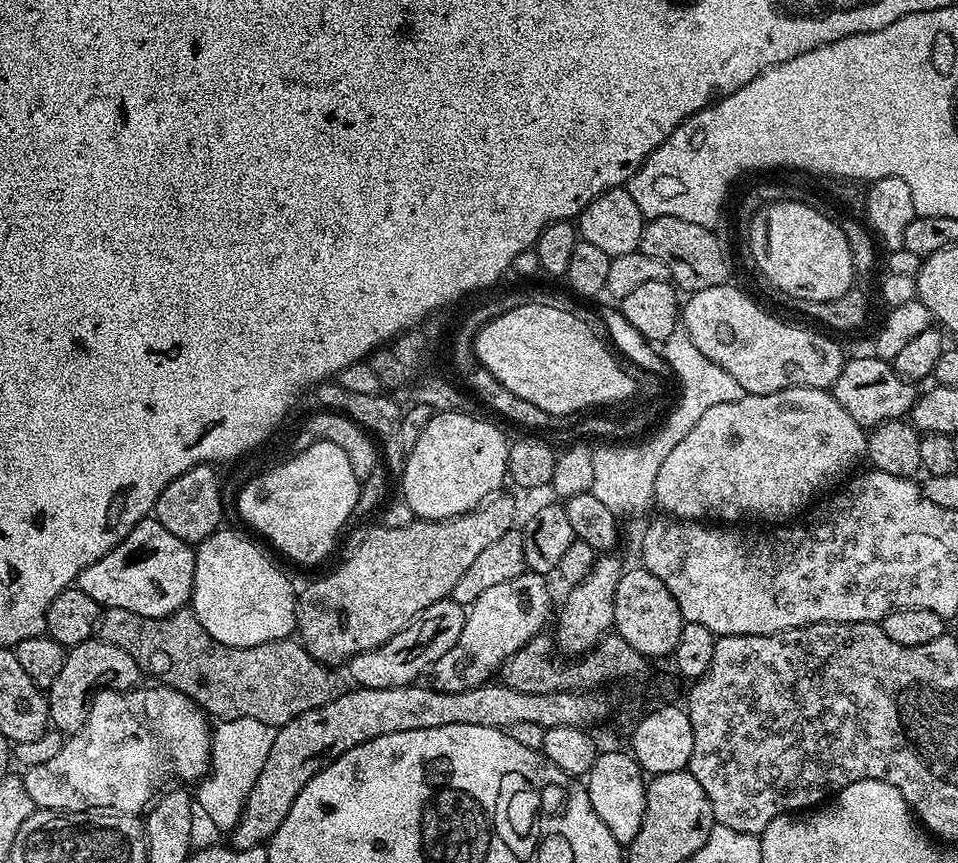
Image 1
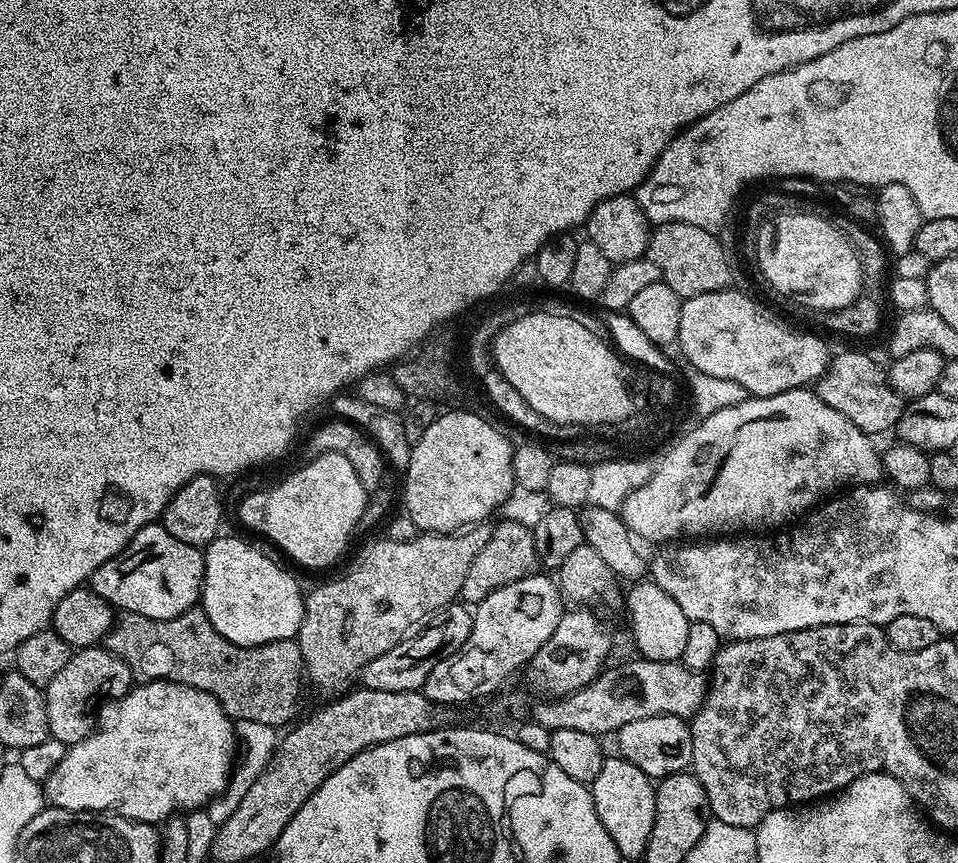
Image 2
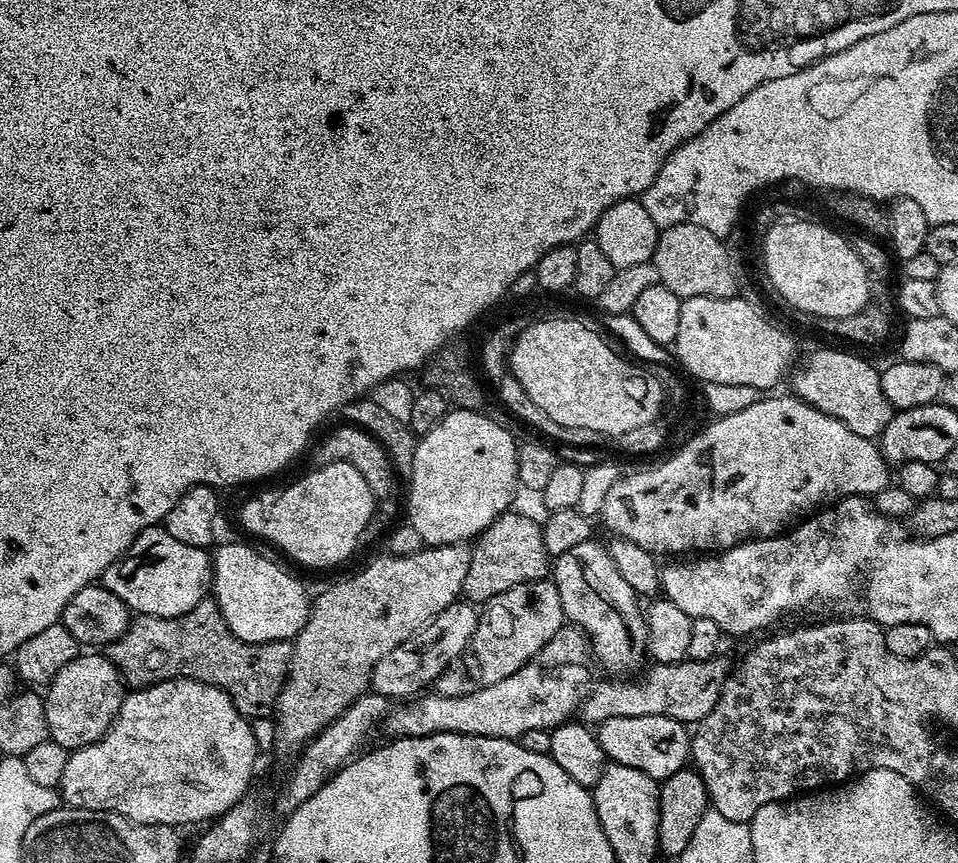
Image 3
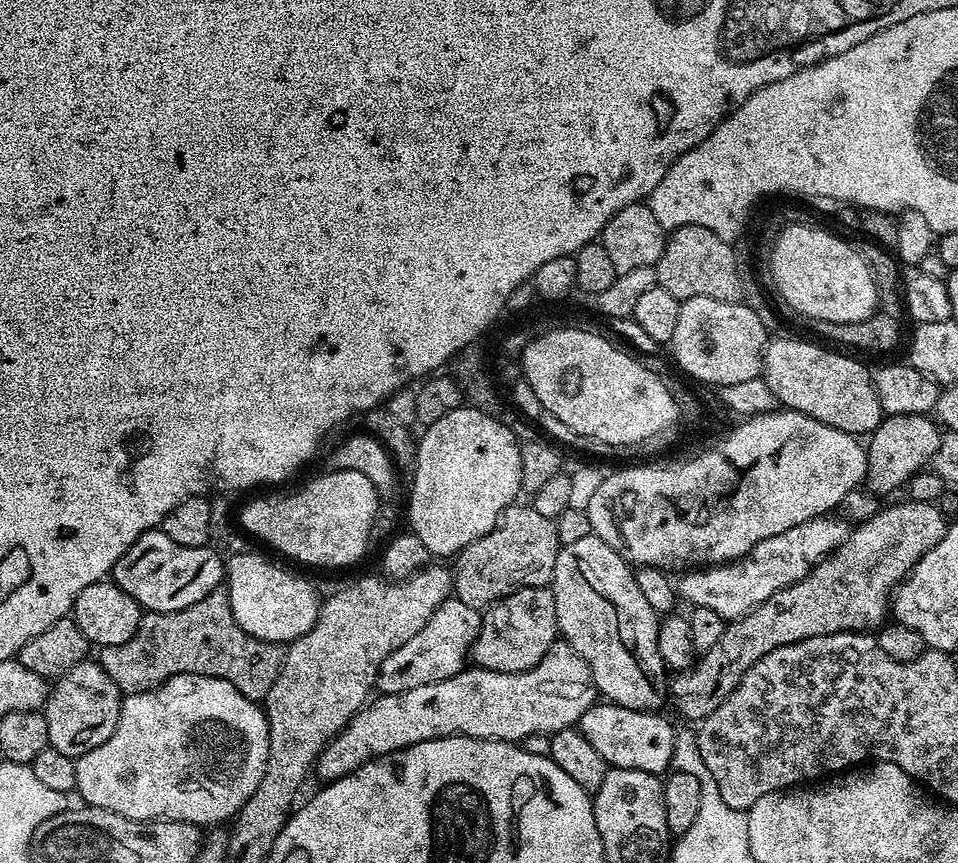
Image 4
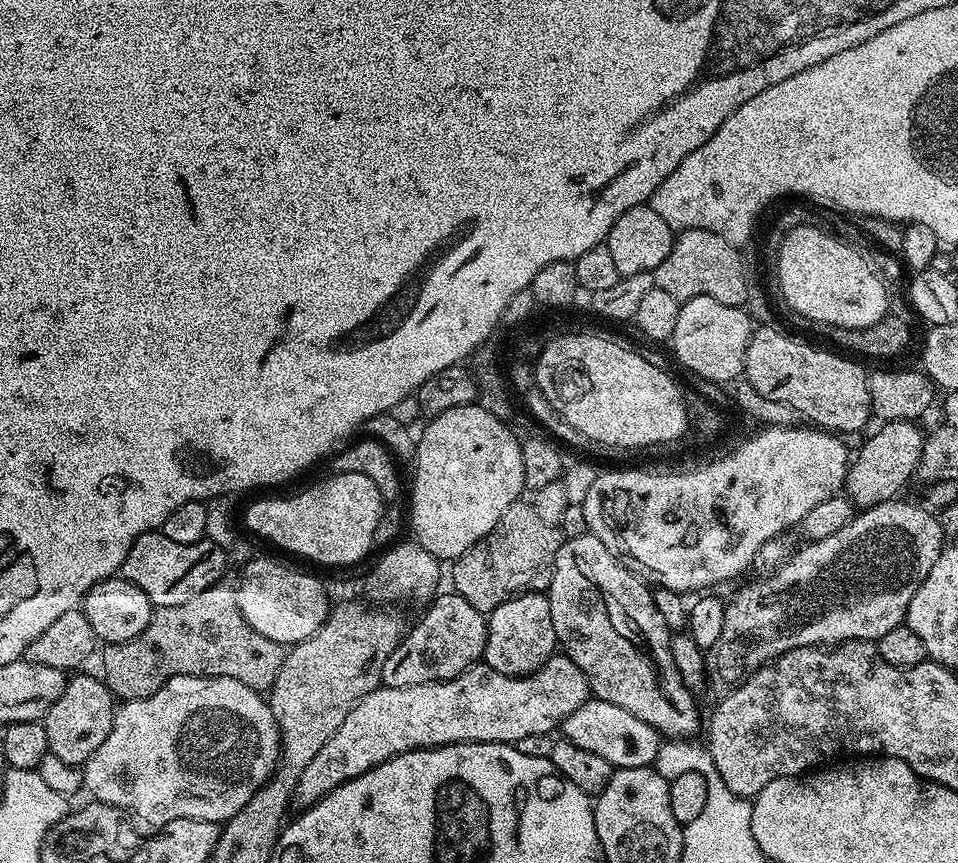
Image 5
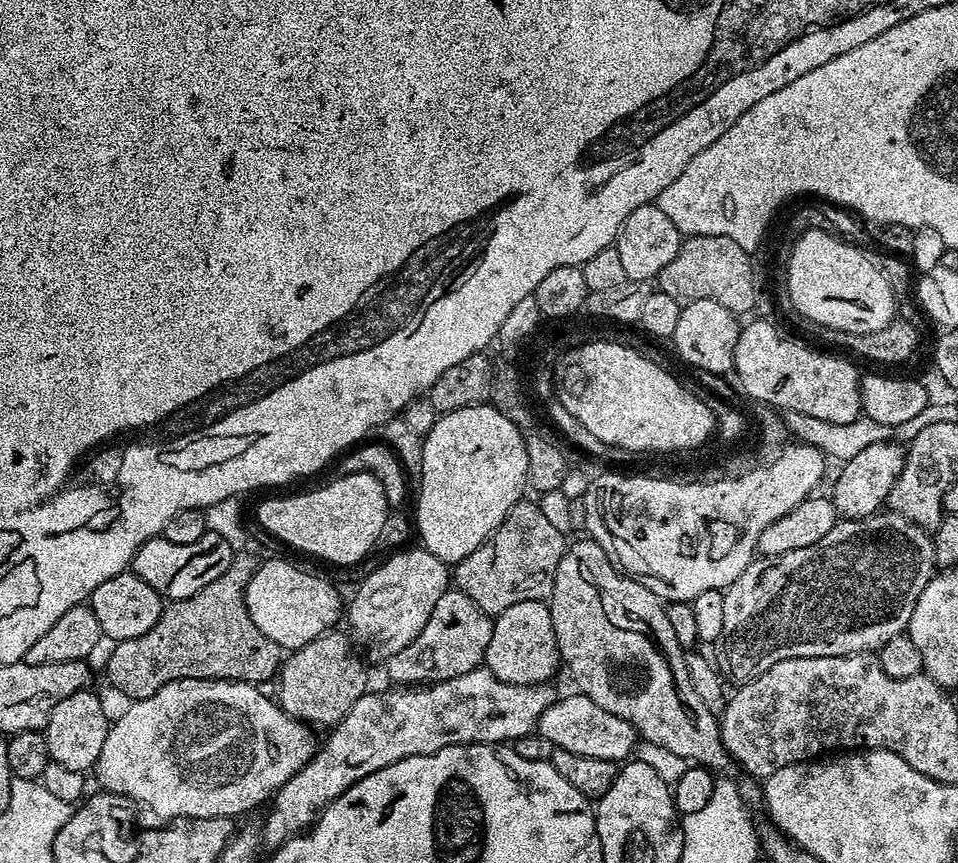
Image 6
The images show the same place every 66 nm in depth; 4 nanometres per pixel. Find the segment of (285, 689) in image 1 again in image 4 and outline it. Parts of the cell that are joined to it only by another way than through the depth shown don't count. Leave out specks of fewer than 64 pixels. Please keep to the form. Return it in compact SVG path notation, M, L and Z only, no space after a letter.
M217 590L202 598L202 602L194 602L194 606L189 608L173 612L145 611L140 617L138 630L134 630L134 638L130 638L130 642L122 642L122 646L106 646L99 649L98 663L124 696L154 690L159 684L165 684L178 674L202 674L222 678L233 684L246 698L260 702L278 678L284 653L285 649L279 643L259 640L246 634L242 626L238 626L230 610L227 591Z

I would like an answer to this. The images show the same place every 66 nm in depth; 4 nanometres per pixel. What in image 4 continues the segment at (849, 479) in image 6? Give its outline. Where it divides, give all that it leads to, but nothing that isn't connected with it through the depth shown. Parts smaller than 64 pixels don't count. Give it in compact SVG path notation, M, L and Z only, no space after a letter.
M898 414L885 415L880 425L872 431L866 440L868 453L867 491L881 497L895 488L903 489L913 474L927 469L936 457L940 445L942 428L931 415Z

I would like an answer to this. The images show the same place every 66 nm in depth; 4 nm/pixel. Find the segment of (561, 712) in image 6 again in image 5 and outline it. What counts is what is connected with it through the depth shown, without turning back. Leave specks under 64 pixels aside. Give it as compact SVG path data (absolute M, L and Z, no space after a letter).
M596 697L589 698L574 714L564 719L562 725L563 739L574 742L574 746L582 746L582 750L591 750L601 755L606 762L617 768L645 768L653 765L659 749L662 747L662 738L652 726L635 718L634 714L614 703Z

